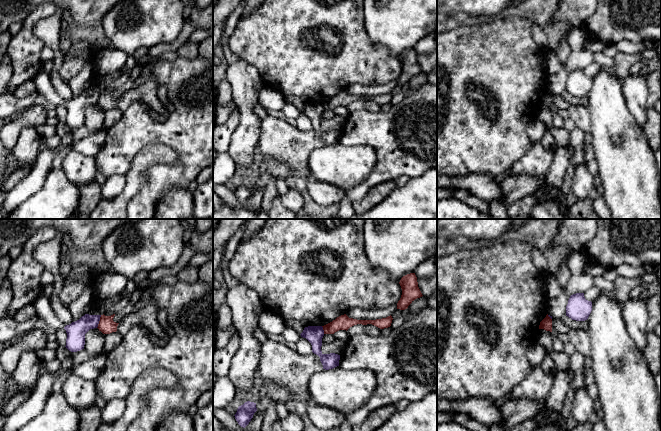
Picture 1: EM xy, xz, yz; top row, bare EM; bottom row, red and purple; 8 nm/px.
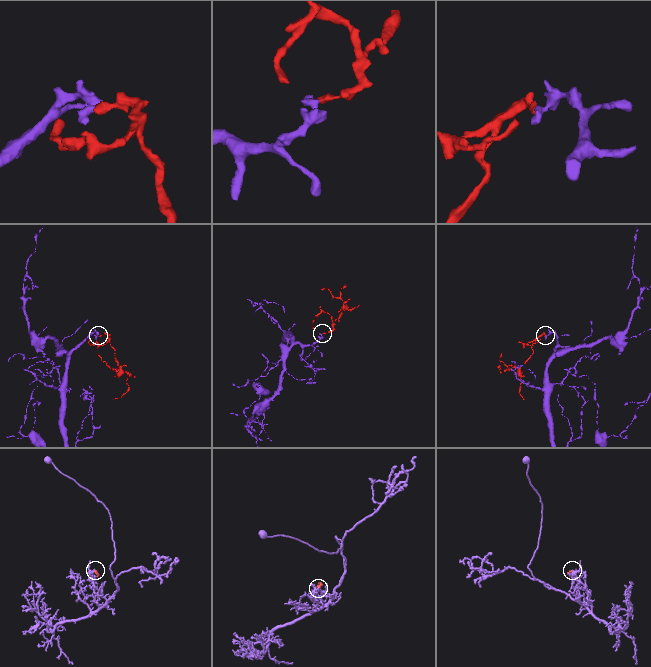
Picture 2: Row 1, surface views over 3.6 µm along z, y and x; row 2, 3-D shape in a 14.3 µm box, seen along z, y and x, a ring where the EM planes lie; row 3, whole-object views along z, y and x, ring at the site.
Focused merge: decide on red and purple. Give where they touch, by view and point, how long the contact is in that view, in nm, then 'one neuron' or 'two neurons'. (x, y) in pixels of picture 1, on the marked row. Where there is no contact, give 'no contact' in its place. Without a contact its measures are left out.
xy (99, 321) | 110 nm | two neurons

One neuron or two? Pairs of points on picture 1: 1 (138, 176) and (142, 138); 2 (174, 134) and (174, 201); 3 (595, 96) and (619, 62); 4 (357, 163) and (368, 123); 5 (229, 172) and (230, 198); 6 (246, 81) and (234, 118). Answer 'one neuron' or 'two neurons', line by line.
1: two neurons
2: two neurons
3: two neurons
4: two neurons
5: two neurons
6: two neurons

